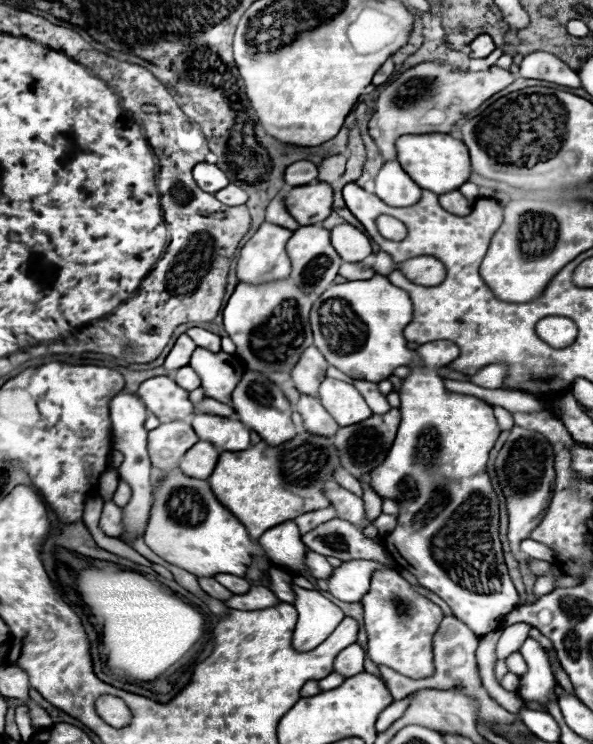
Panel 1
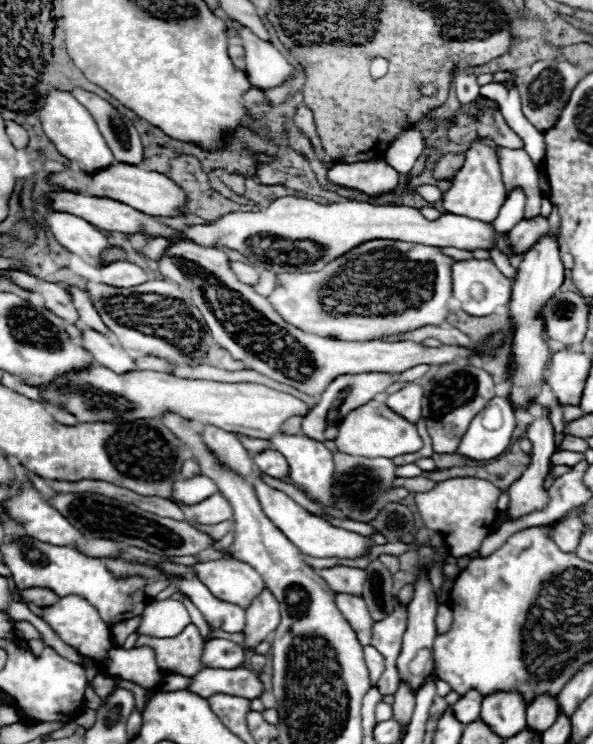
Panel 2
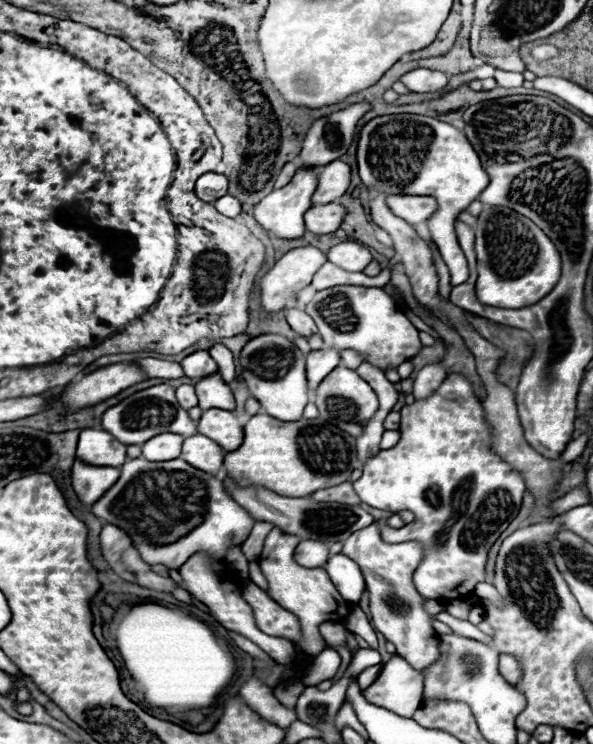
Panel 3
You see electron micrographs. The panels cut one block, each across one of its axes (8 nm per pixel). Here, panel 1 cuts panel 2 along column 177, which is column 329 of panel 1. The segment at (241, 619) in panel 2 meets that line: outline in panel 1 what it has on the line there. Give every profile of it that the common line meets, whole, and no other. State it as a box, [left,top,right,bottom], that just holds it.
[328,560,396,602]

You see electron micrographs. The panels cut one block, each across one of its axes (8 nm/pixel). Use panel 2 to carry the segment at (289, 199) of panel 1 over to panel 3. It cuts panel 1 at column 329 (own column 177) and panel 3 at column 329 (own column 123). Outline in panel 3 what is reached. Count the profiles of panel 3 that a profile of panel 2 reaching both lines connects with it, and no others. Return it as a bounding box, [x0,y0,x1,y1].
[312,160,350,206]

